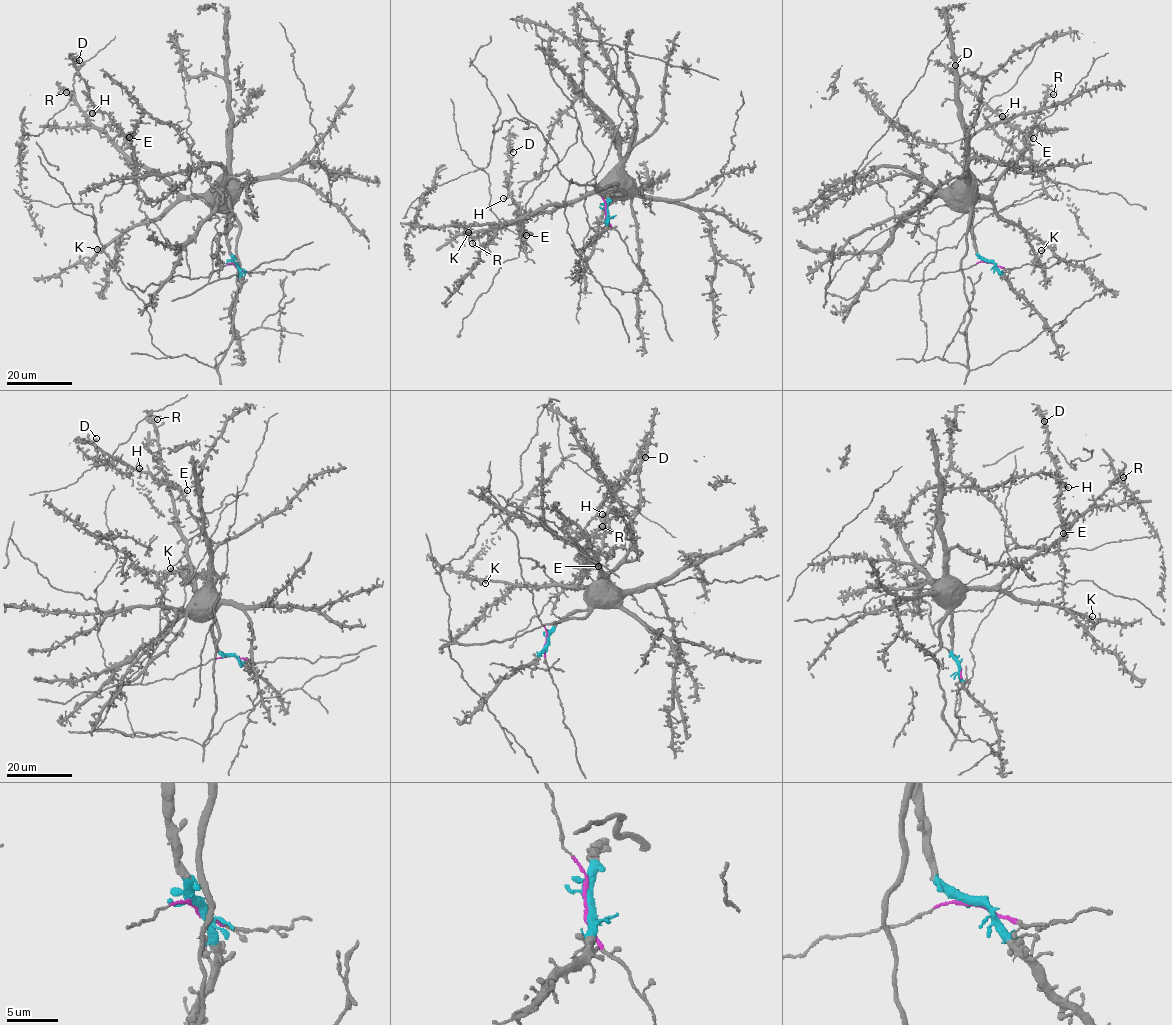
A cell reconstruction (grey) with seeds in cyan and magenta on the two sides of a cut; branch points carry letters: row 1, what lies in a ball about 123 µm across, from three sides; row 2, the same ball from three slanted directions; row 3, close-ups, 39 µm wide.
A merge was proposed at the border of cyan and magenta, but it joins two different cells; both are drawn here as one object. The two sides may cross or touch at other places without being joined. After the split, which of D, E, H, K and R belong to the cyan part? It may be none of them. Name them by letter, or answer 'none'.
K, R

